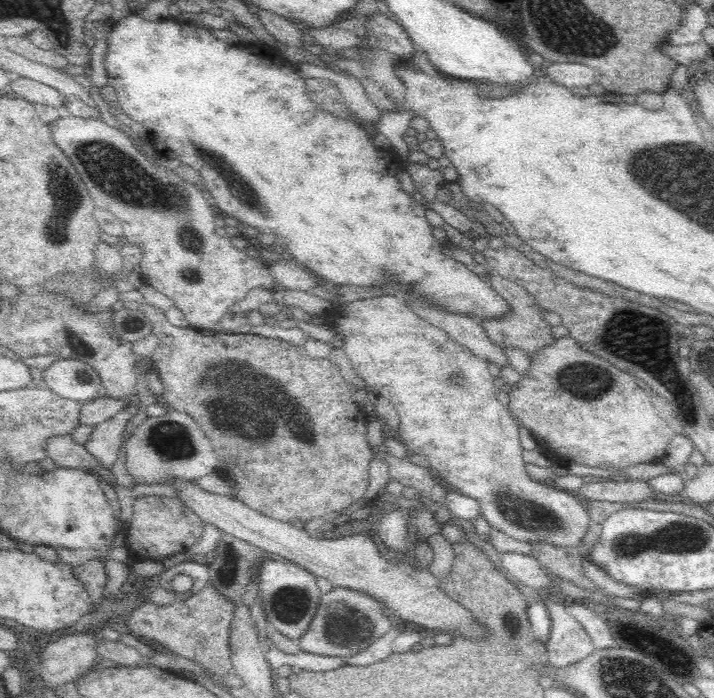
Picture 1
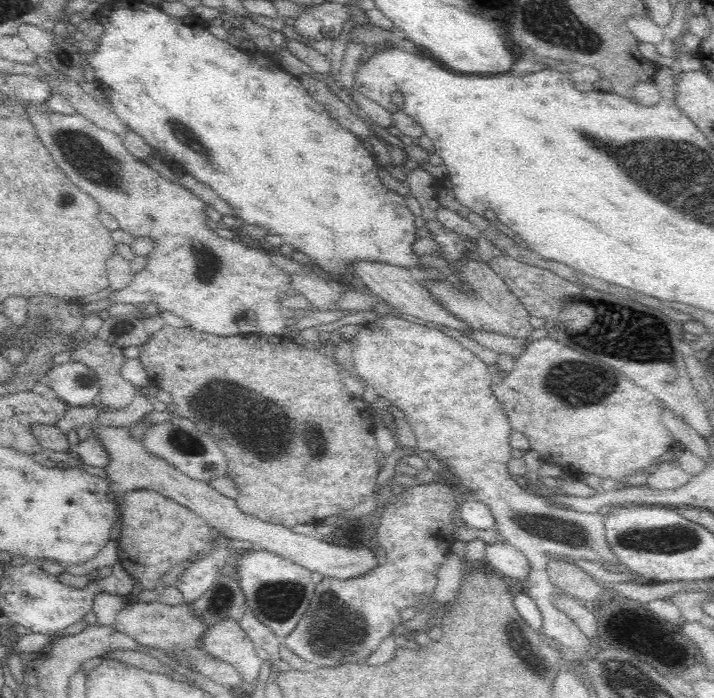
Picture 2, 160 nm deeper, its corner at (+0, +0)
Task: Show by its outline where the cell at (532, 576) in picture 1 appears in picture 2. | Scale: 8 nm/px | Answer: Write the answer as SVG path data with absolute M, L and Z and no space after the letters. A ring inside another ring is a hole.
M506 542L486 543L484 565L510 581L523 584L528 576L530 563L524 553Z

